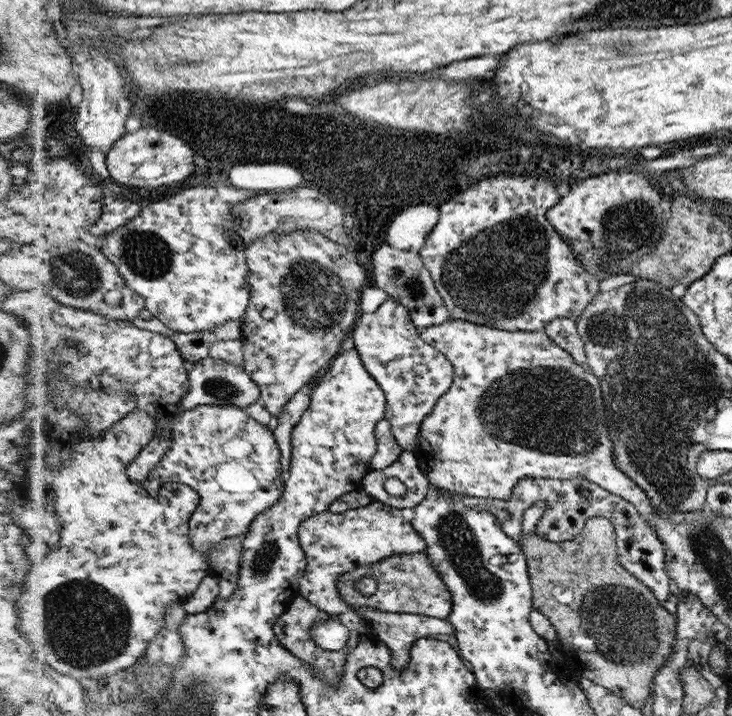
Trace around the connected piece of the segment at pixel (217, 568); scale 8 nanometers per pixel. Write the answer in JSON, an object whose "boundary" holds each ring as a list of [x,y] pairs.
{"boundary":[[[232,538],[224,545],[213,550],[208,558],[212,567],[211,574],[219,580],[221,597],[232,598],[241,589],[241,568],[243,554],[246,554],[246,538]]]}

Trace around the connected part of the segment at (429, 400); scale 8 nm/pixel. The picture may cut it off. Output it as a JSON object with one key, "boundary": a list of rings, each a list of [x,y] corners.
{"boundary":[[[386,299],[374,312],[364,312],[352,333],[354,349],[360,355],[362,362],[382,389],[388,400],[385,406],[385,419],[392,427],[393,436],[406,451],[415,452],[422,443],[422,422],[433,413],[434,406],[442,394],[446,394],[453,383],[454,367],[443,352],[426,343],[421,338],[420,328],[413,322],[409,309],[397,299]]]}

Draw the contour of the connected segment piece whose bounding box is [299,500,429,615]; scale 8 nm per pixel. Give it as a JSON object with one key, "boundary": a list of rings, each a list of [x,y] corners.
{"boundary":[[[378,500],[346,512],[334,513],[328,510],[307,518],[306,526],[302,526],[301,546],[306,546],[308,566],[301,578],[300,596],[331,615],[350,611],[359,614],[361,609],[360,606],[349,606],[340,593],[338,584],[344,574],[358,567],[376,565],[396,554],[424,554],[429,549],[420,531],[410,520],[402,517],[401,509]]]}

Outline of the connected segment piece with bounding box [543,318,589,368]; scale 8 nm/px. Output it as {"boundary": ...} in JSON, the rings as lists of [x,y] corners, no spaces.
{"boundary":[[[555,318],[549,322],[548,328],[543,330],[558,346],[564,347],[572,353],[573,358],[588,367],[587,348],[577,331],[576,320],[572,318]]]}

